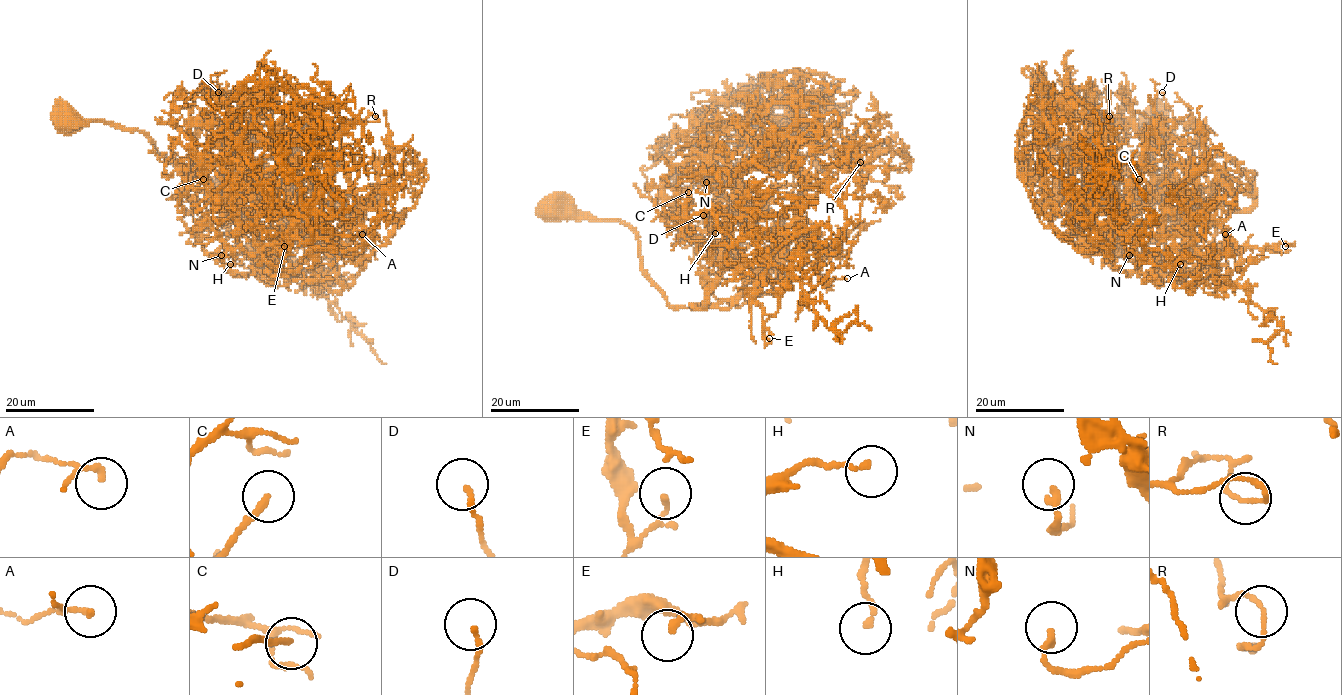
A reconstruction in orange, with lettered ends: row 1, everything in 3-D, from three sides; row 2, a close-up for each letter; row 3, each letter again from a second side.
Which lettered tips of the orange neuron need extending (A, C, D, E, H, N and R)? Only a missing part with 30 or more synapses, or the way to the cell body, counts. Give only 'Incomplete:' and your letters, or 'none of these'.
Incomplete: none of these

